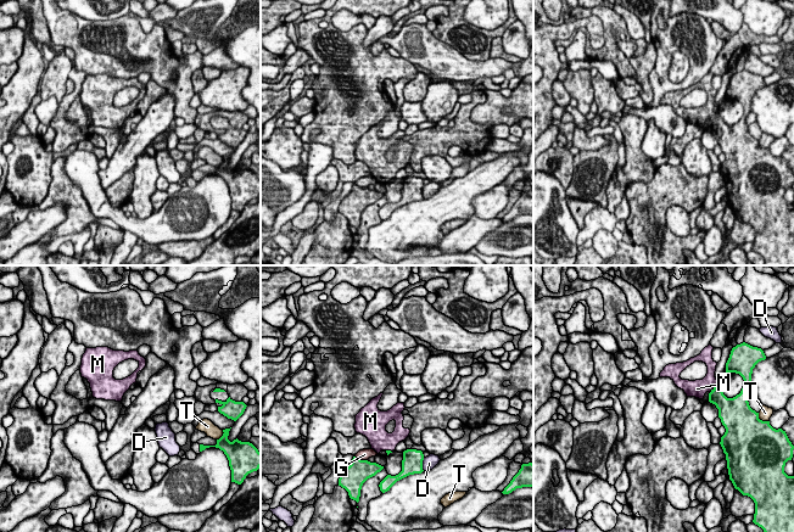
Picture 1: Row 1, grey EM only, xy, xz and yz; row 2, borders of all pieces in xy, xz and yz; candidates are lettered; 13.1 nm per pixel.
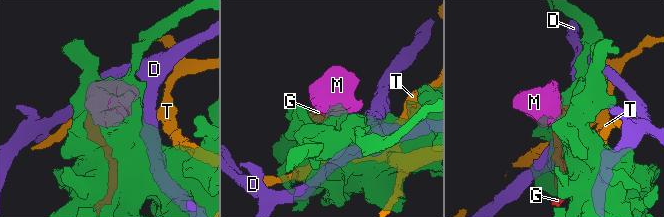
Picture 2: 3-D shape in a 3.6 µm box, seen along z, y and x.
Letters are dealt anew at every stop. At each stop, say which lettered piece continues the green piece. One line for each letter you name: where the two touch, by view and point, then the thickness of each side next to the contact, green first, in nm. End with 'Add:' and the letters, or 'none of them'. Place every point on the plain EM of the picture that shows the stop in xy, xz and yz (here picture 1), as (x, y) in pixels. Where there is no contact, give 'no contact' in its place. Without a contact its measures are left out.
M: yz (714, 116) | 200/240 nm
Add: M

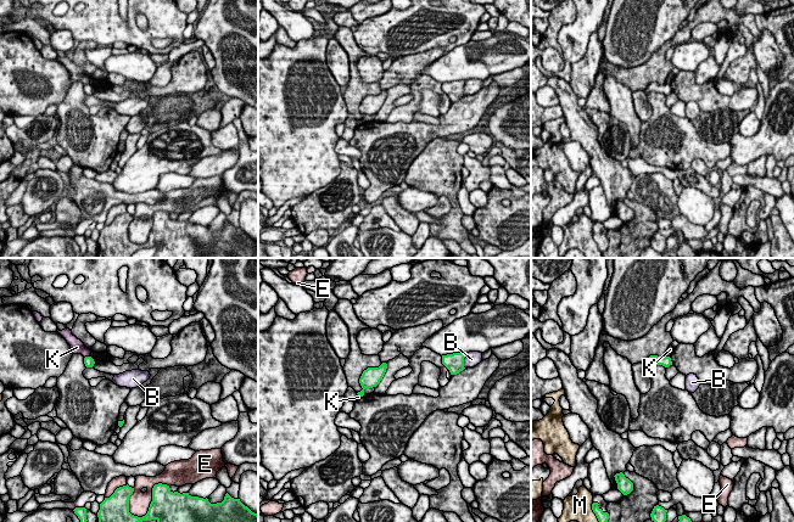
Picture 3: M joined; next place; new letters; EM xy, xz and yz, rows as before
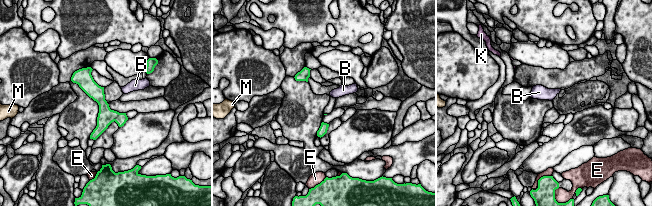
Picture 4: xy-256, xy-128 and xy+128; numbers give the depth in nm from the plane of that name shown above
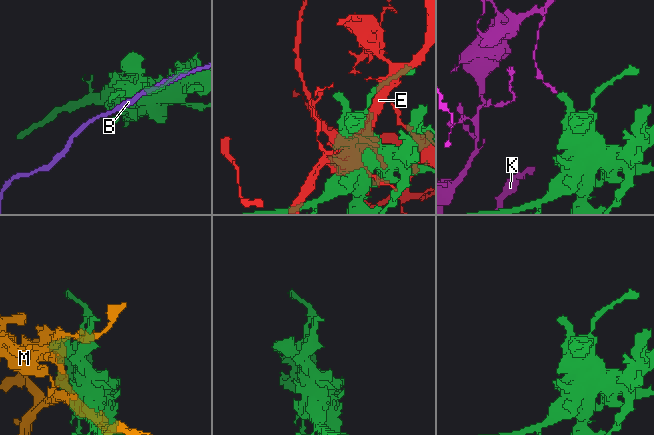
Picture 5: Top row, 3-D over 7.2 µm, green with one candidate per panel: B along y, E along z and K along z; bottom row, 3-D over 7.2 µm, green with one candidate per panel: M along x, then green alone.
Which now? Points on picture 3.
Add: none of them

